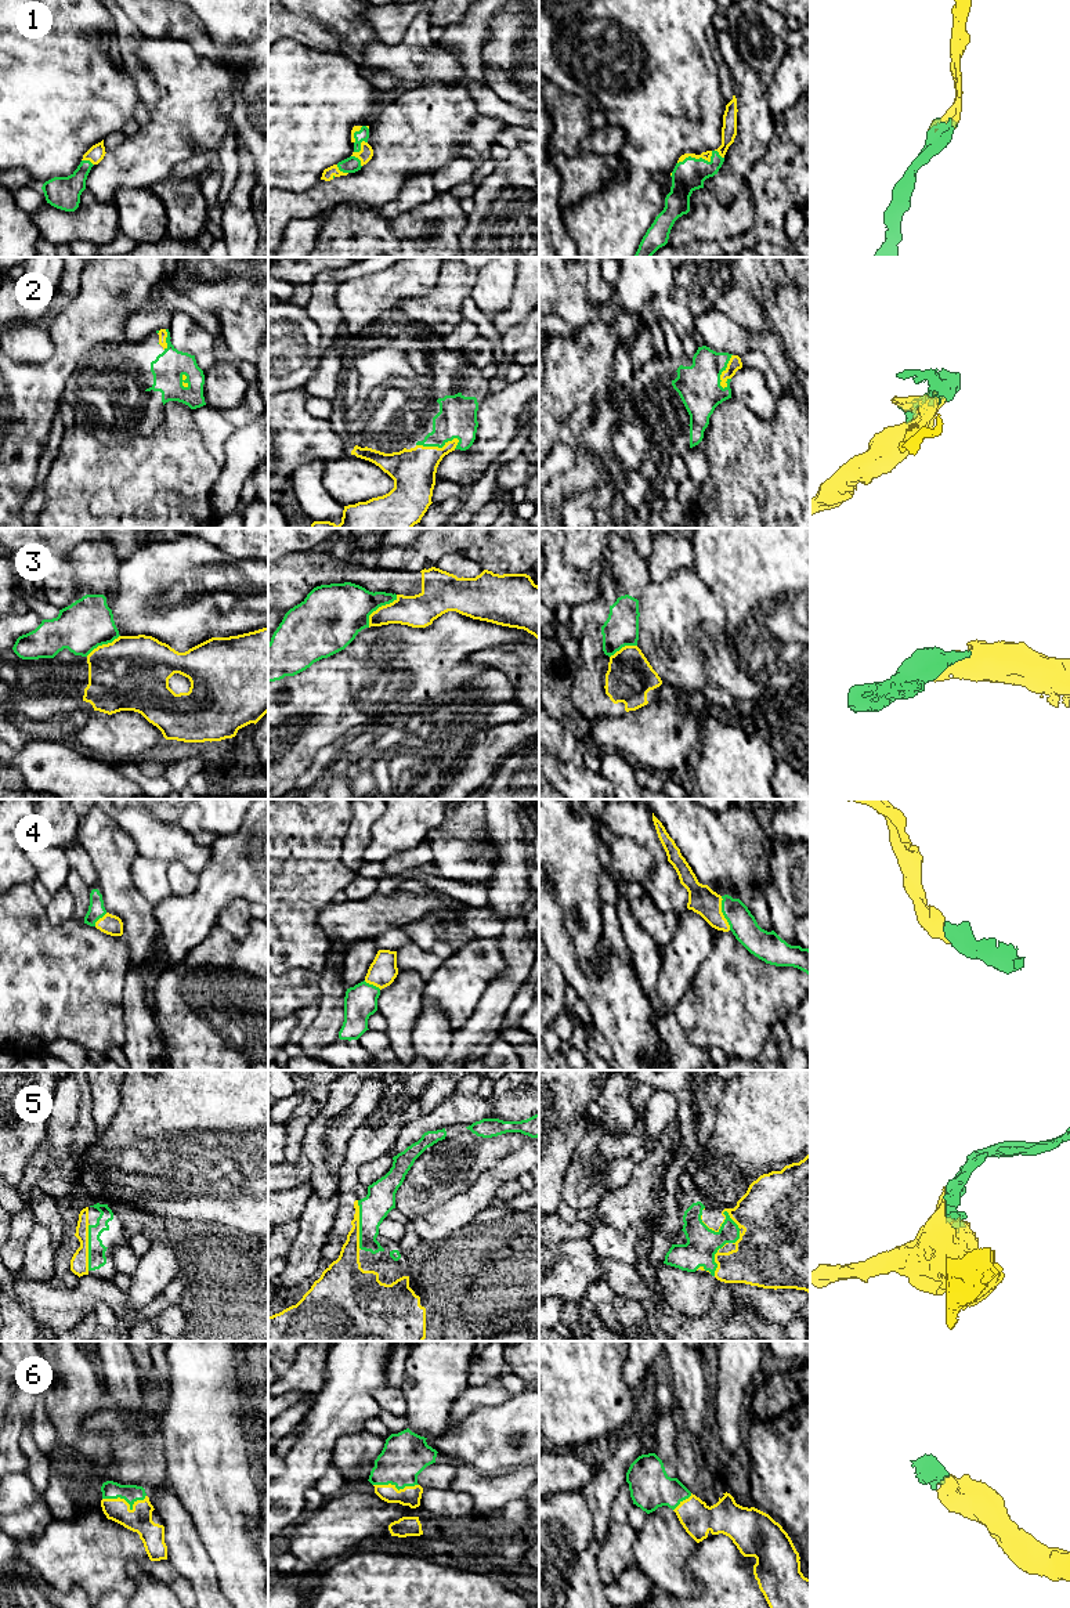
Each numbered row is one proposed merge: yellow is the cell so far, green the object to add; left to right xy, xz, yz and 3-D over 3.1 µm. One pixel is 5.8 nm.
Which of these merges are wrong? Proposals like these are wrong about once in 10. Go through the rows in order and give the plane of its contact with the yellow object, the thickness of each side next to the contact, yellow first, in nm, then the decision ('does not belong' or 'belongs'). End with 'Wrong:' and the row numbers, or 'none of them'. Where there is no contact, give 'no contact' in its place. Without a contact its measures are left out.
1: meets yellow in yz; 50 nm thick on the yellow side, 190 nm on the other; belongs
2: meets yellow in xz; 260 nm thick on the yellow side, 220 nm on the other; belongs
3: meets yellow in xz; 190 nm thick on the yellow side, 340 nm on the other; does not belong
4: meets yellow in yz; 160 nm thick on the yellow side, 160 nm on the other; belongs
5: meets yellow in yz; 280 nm thick on the yellow side, 190 nm on the other; belongs
6: meets yellow in xy; 150 nm thick on the yellow side, 100 nm on the other; belongs
Wrong: 3

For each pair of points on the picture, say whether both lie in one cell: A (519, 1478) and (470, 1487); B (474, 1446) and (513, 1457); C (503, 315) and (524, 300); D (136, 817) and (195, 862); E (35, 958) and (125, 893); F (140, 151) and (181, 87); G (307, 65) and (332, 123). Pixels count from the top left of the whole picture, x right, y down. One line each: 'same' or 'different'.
A: same
B: same
C: same
D: same
E: different
F: same
G: same

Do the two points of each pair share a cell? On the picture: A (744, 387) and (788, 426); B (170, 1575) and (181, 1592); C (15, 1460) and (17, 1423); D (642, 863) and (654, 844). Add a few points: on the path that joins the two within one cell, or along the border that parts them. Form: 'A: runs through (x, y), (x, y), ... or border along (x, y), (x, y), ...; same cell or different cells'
A: border along (744, 404), (763, 419), (770, 421), (776, 415); different cells
B: runs through (173, 1579), (181, 1587); same cell
C: runs through (14, 1451), (14, 1433); same cell
D: border along (620, 835), (625, 835), (642, 845), (655, 862); different cells

